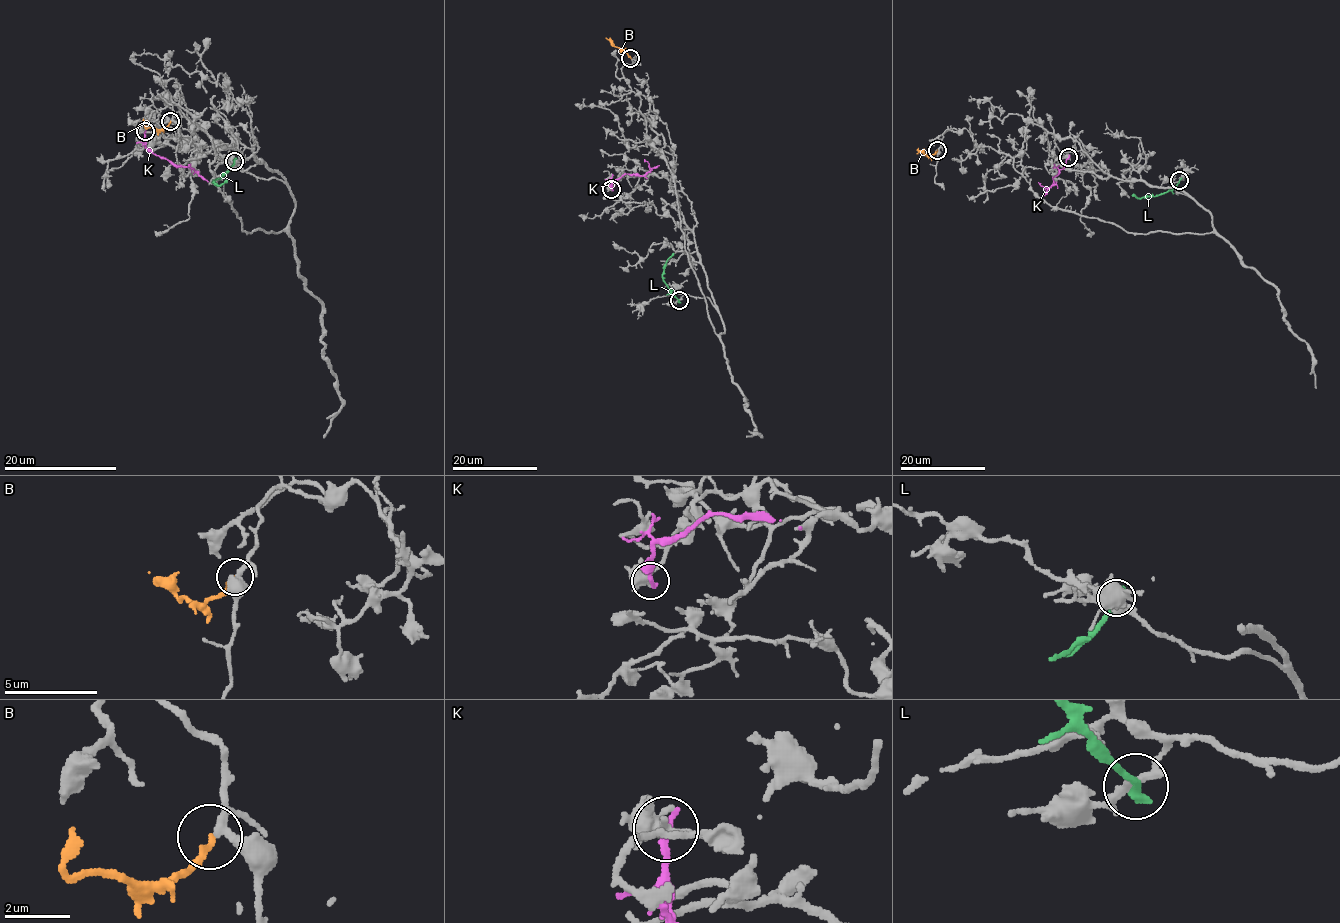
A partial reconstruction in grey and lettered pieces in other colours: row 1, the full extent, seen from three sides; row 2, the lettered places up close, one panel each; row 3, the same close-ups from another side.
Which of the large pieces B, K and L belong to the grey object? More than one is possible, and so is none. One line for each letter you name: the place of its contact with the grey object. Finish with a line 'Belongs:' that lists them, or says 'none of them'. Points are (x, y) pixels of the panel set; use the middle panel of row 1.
B: Touches grey at (630, 58)
Belongs: B

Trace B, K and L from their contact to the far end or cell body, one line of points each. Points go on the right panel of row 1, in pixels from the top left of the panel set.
B: (937, 150), (931, 155), (916, 153)
K: (1068, 158), (1053, 178), (1054, 184), (1049, 187), (1038, 182)
L: (1179, 180), (1172, 189), (1155, 196), (1136, 198), (1131, 195)

